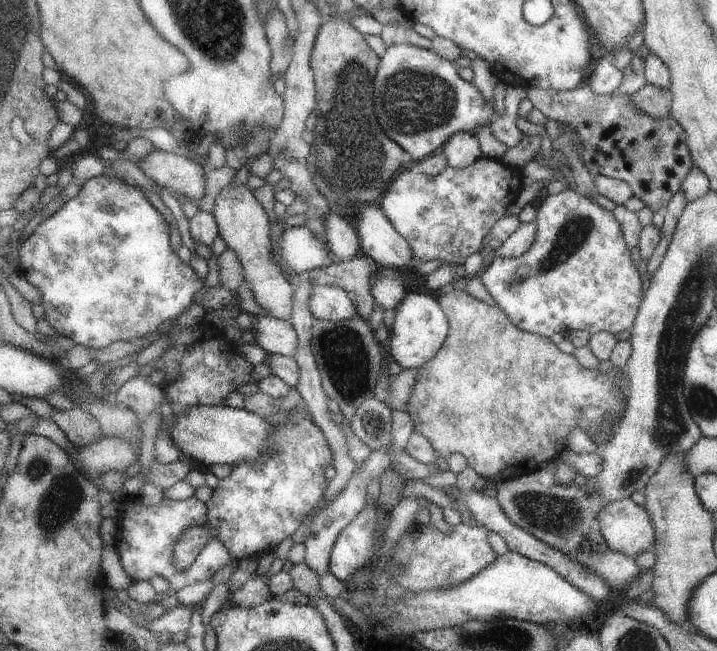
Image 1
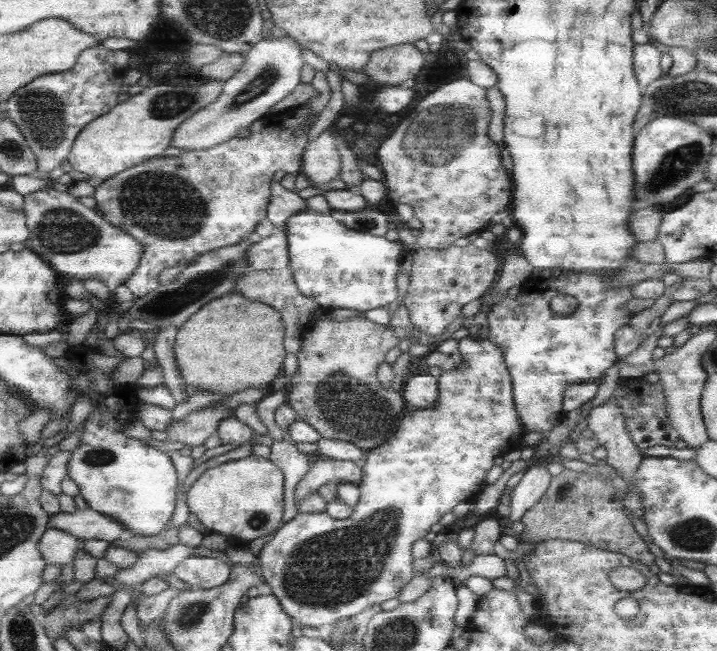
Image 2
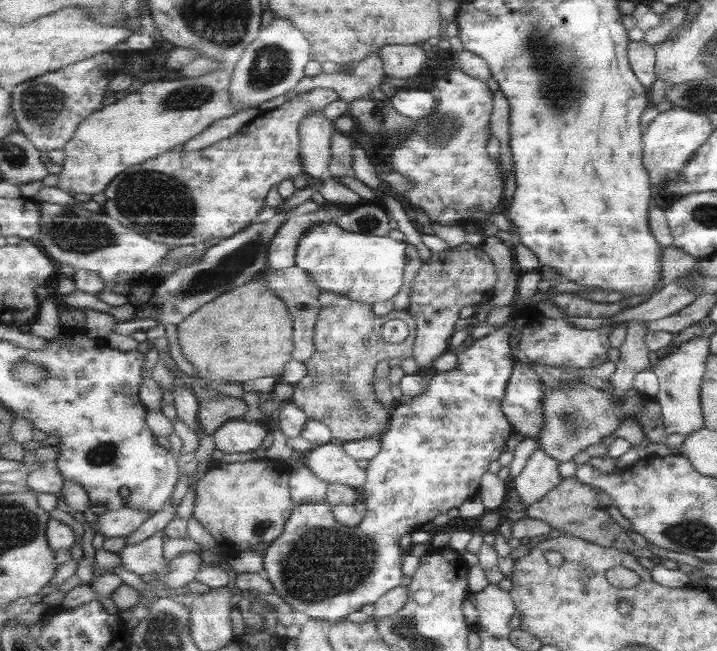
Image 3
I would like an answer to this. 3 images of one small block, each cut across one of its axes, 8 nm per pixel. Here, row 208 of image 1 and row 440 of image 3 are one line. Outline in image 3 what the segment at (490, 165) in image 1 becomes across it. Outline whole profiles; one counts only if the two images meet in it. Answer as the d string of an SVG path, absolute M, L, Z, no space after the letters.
M510 318L501 324L499 328L493 329L487 336L483 338L474 339L471 346L467 347L465 351L456 354L455 369L451 369L441 373L435 373L432 377L427 379L428 384L425 390L411 398L409 403L396 403L390 411L389 424L387 430L380 436L379 452L369 461L369 474L373 474L373 508L369 506L369 524L358 524L357 526L341 526L335 522L329 504L323 502L309 502L309 504L296 505L290 520L287 521L286 529L282 536L278 538L267 549L263 556L263 571L262 573L267 577L267 580L273 584L274 591L282 598L284 604L294 611L302 612L309 616L310 619L324 620L329 624L339 622L343 616L350 612L357 612L361 606L365 604L373 604L378 600L386 590L391 590L391 587L399 585L399 581L403 574L401 573L401 548L398 545L399 536L410 534L413 531L419 530L423 524L431 521L434 516L438 514L445 514L451 508L457 508L463 502L468 502L478 493L478 485L481 475L489 470L488 467L495 467L495 460L502 452L502 446L506 440L514 434L511 425L507 423L505 415L501 413L501 400L505 394L506 380L510 376L513 367L513 361L510 355L510 346L508 345L508 336L512 329L512 320Z

